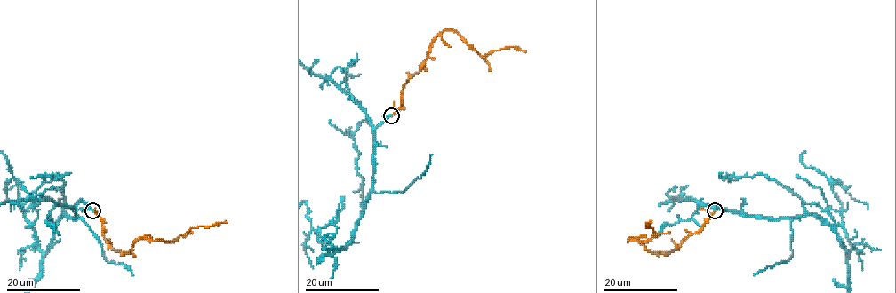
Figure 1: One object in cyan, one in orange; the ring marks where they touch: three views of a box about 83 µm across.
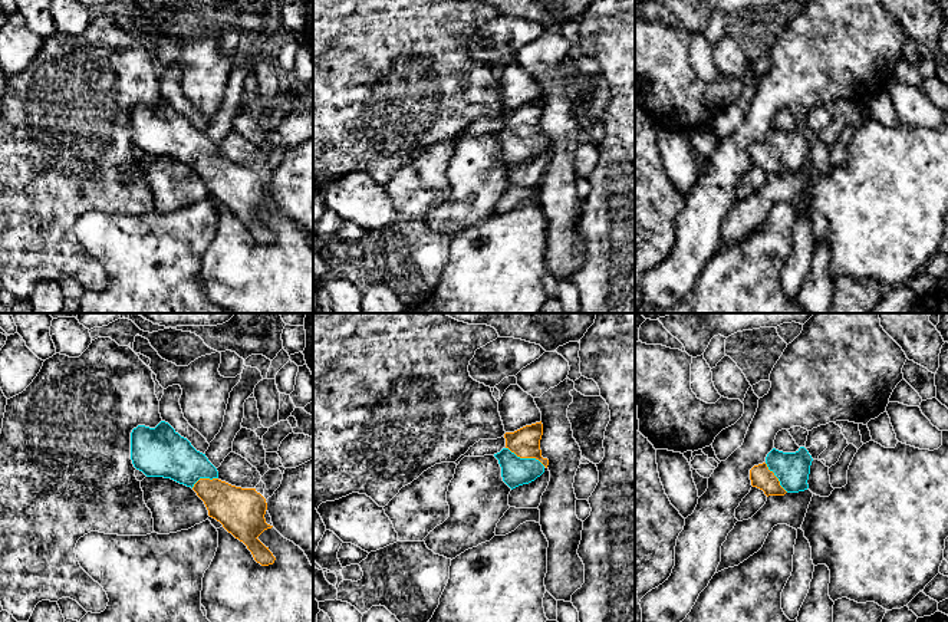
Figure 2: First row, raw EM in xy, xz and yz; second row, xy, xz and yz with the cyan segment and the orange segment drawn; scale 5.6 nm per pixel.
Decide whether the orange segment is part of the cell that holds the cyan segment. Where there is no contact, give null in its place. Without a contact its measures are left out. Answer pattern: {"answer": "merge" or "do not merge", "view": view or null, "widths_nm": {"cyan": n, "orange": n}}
{"answer": "merge", "view": "xz", "widths_nm": {"cyan": 160, "orange": 170}}

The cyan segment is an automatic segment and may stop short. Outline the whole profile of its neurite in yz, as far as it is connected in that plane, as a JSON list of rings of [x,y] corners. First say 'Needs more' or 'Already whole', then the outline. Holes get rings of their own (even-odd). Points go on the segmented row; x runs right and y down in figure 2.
Needs more. [[[804,447],[796,452],[783,452],[773,448],[763,464],[750,470],[751,486],[768,496],[784,496],[809,488],[812,455]]]

